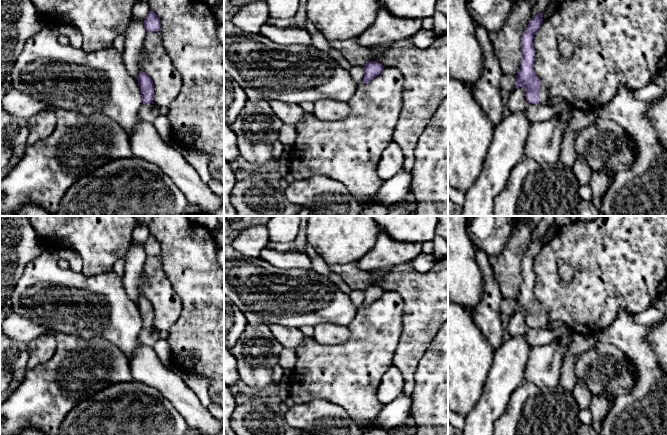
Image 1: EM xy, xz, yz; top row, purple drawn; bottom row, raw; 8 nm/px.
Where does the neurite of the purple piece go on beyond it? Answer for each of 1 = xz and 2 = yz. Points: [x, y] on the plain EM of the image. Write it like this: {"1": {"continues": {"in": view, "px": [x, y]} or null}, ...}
{"1": {"continues": null}, "2": {"continues": {"in": "yz", "px": [544, 322]}}}

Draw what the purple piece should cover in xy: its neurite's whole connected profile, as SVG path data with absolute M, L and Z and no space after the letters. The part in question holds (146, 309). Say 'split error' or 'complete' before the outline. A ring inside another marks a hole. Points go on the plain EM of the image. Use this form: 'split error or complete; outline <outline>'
complete; outline M140 295L137 304L142 317L143 328L153 327L154 308L151 302L145 296Z

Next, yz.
split error; outline M540 237L531 242L521 261L522 284L514 312L523 311L529 327L550 330L553 321L549 319L547 309L535 298L533 292L535 285L533 262L543 247L542 241L543 237Z

